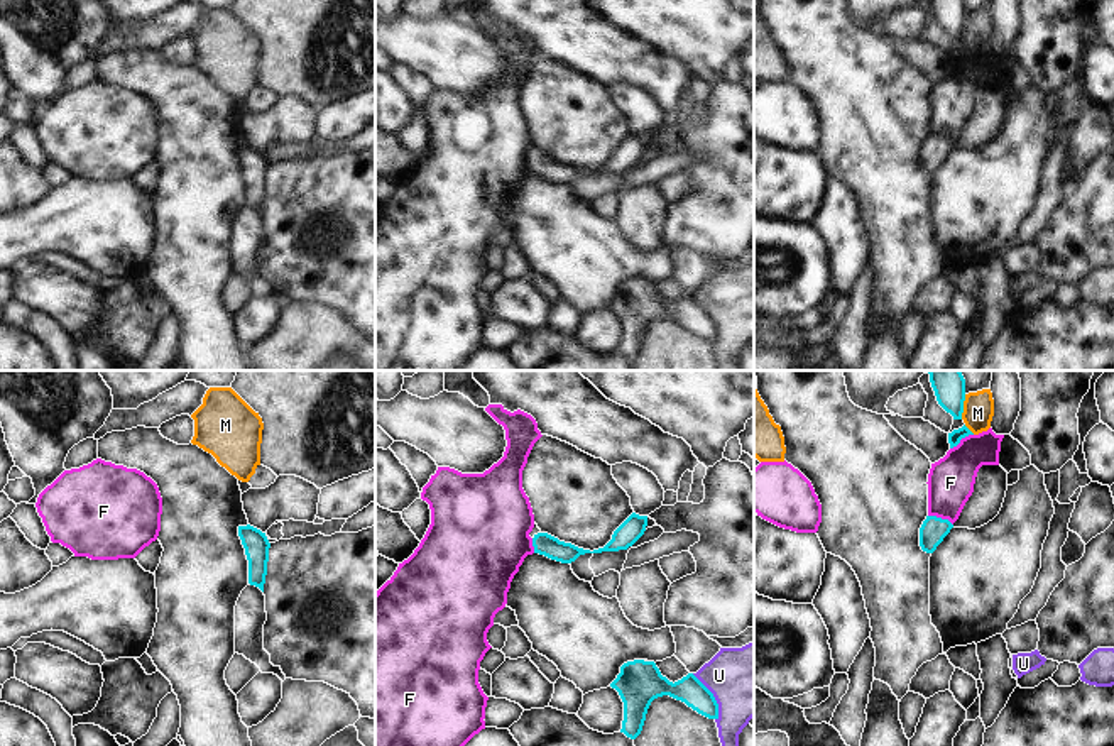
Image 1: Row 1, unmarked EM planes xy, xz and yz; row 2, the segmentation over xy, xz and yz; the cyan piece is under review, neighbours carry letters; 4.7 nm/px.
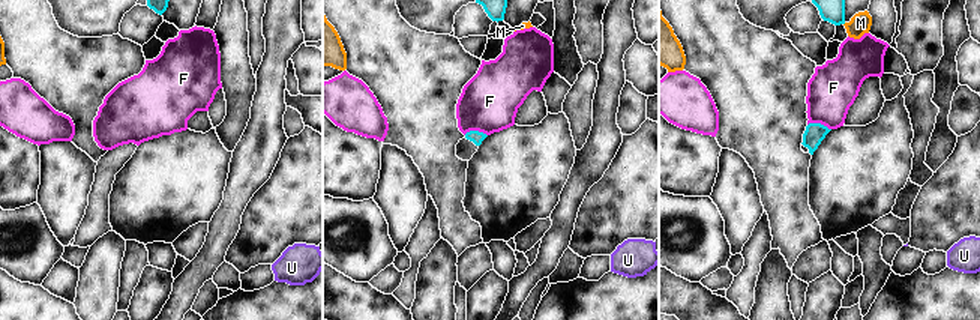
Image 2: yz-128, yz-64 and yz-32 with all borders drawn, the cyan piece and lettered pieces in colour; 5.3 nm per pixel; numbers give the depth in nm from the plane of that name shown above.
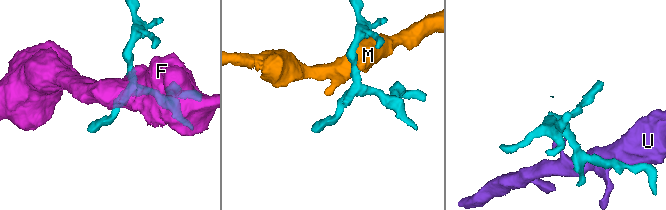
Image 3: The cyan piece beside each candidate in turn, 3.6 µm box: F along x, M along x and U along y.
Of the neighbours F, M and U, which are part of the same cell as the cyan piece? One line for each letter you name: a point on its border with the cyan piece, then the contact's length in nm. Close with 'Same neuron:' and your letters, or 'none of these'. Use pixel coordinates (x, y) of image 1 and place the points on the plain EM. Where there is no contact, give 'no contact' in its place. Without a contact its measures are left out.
Same neuron: none of these

